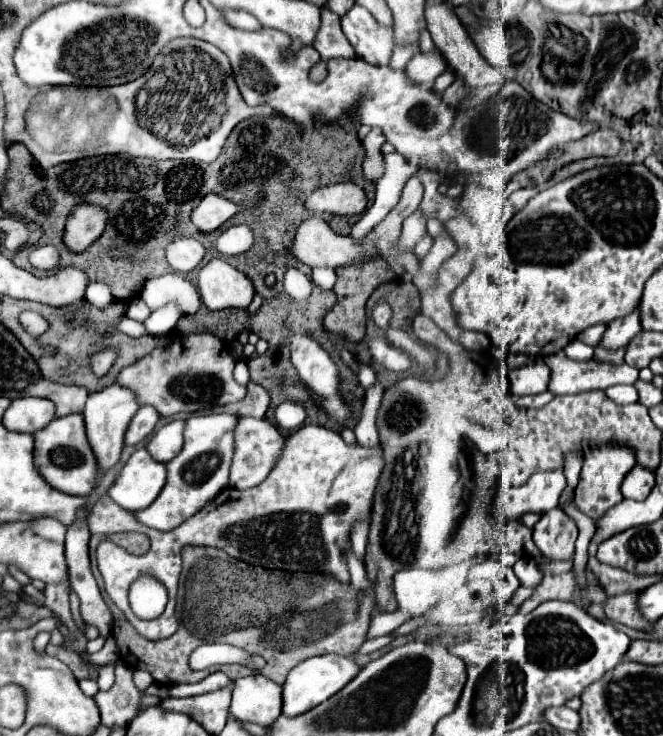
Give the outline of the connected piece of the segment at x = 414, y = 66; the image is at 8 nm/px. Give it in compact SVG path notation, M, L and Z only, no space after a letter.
M438 51L434 53L416 53L408 65L406 65L406 75L412 83L416 85L428 85L432 87L434 79L446 71L444 59L440 57Z

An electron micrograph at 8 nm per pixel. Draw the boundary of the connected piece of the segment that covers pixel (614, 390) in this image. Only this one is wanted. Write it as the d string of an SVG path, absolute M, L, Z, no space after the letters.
M615 385L608 387L608 389L606 389L606 395L608 395L612 401L620 403L620 405L636 403L639 399L638 392L634 385Z

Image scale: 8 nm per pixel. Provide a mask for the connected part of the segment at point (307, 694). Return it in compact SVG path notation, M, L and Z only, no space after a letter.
M316 655L300 661L286 677L286 683L282 685L282 715L286 717L298 717L316 705L324 703L328 697L338 693L356 673L360 667L350 659L342 655Z

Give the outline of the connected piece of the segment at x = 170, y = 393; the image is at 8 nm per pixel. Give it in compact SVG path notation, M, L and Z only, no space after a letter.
M174 333L166 347L158 347L132 367L124 368L117 382L136 395L138 405L152 405L162 417L170 417L180 411L198 411L242 401L246 387L238 385L232 377L234 363L234 355L228 354L222 341L212 333L184 337Z

